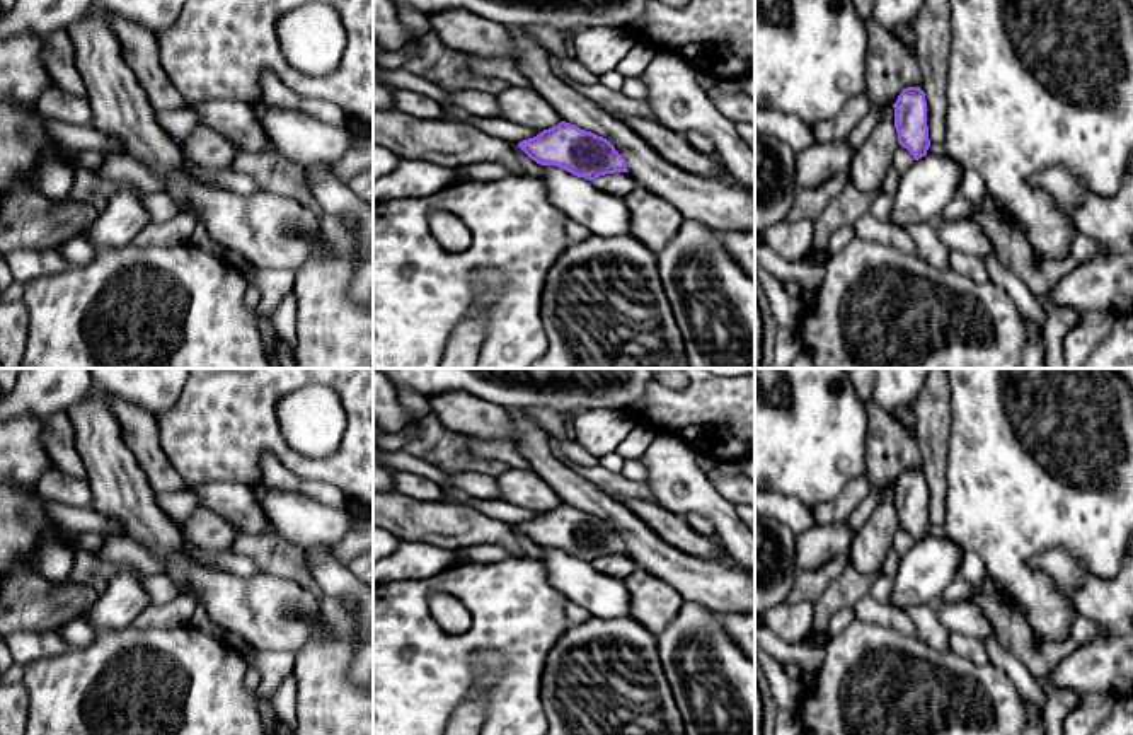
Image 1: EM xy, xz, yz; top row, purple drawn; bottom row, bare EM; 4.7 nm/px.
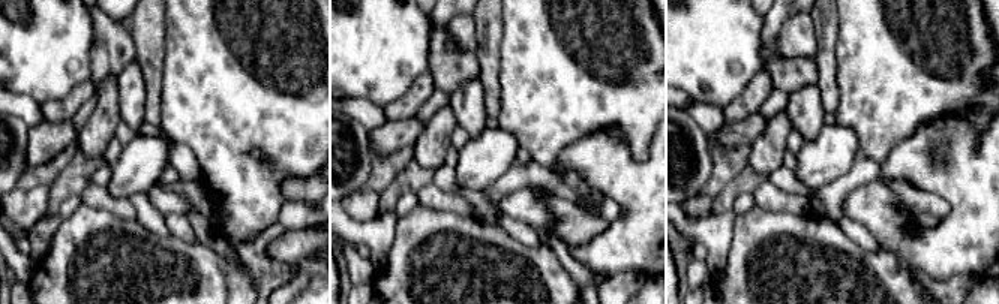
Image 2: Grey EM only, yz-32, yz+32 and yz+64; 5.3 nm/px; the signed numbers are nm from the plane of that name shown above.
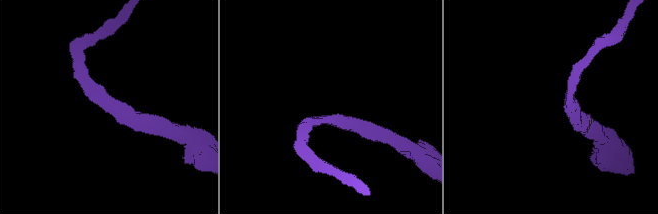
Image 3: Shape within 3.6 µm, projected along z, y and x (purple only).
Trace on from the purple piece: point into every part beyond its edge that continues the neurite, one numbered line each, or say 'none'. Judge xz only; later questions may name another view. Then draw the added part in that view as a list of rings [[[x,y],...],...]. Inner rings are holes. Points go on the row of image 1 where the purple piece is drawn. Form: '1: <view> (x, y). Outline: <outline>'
1: xz (523, 106). Outline: [[[509,87],[496,95],[499,118],[535,130],[549,130],[562,119],[532,87]]]

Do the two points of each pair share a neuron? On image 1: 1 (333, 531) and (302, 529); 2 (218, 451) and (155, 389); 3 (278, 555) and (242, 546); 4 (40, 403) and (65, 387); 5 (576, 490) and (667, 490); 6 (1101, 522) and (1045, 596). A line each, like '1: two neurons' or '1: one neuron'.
1: one neuron
2: two neurons
3: one neuron
4: one neuron
5: two neurons
6: one neuron

